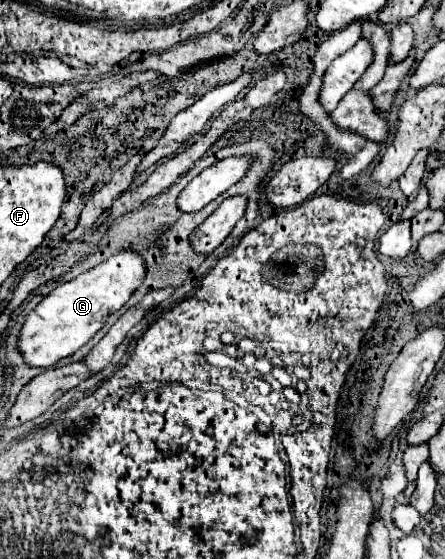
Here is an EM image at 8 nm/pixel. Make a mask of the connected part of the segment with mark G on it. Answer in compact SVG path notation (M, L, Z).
M120 251L118 255L112 255L108 261L100 263L98 267L94 267L90 271L84 271L76 279L72 279L72 281L62 283L60 287L56 287L52 293L48 293L26 315L26 321L24 321L22 329L20 329L20 335L18 335L16 345L18 345L20 355L24 357L24 363L28 367L44 367L44 369L48 369L58 359L64 359L64 357L72 355L74 351L78 351L84 343L88 343L96 335L96 331L102 329L102 325L108 319L108 315L114 313L114 311L118 311L130 299L130 295L140 285L140 279L144 279L144 259L140 259L140 255L136 255L136 253Z

